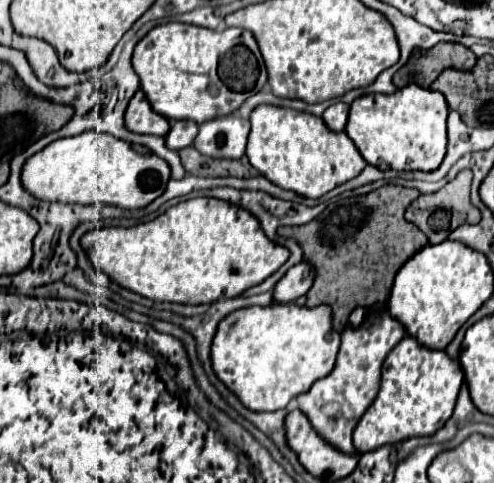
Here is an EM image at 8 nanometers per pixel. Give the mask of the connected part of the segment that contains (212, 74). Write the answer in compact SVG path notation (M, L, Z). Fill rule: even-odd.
M167 22L167 24L155 26L143 40L139 40L139 44L135 46L131 64L141 80L141 90L145 92L151 108L157 114L169 120L193 120L197 124L203 124L211 118L227 116L239 110L239 106L249 96L259 92L259 88L263 88L263 84L267 82L267 74L261 72L261 58L257 60L255 54L251 56L251 62L259 66L251 64L251 68L241 68L241 70L235 68L233 90L229 90L221 82L217 74L217 66L221 58L225 56L225 52L229 52L233 46L245 46L249 48L251 54L259 52L257 42L249 30L227 28L223 32L217 32L217 30L209 30L209 28L201 28L193 24Z

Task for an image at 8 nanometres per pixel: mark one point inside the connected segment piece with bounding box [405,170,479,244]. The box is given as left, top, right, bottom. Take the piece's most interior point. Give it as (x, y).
(435, 214)

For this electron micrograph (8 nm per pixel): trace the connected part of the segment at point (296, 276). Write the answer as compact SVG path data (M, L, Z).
M299 262L295 268L289 268L287 274L273 288L273 302L295 302L311 288L311 278L315 278L315 272L307 266L307 262Z

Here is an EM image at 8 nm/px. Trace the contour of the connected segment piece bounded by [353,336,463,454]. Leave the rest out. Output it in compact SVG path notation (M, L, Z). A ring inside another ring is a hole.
M405 336L383 362L379 394L367 408L367 412L361 416L353 432L355 450L363 454L379 446L395 444L413 436L435 434L451 418L461 384L463 370L459 362L451 360L441 350L431 352L415 338Z

